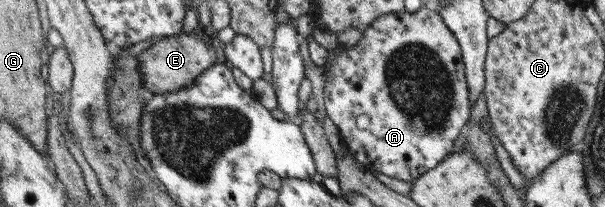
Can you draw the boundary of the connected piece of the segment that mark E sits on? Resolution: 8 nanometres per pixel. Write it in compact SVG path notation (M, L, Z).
M202 32L182 33L158 40L139 55L143 84L153 94L173 92L191 85L204 70L222 60L221 50Z

